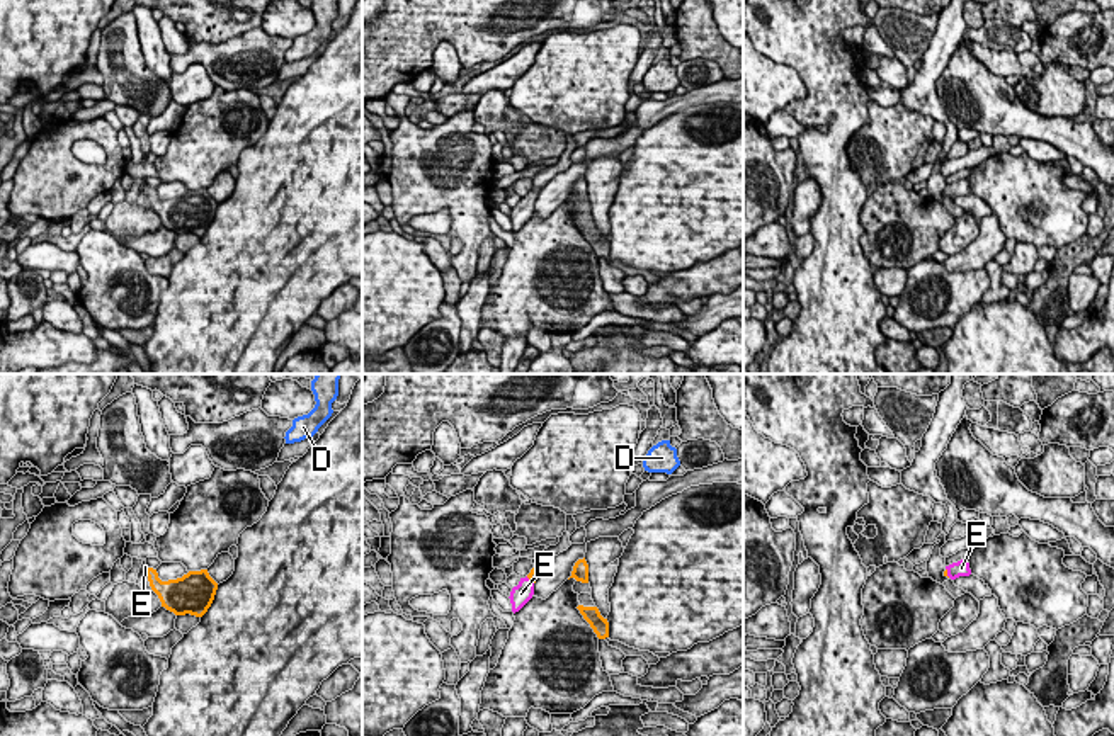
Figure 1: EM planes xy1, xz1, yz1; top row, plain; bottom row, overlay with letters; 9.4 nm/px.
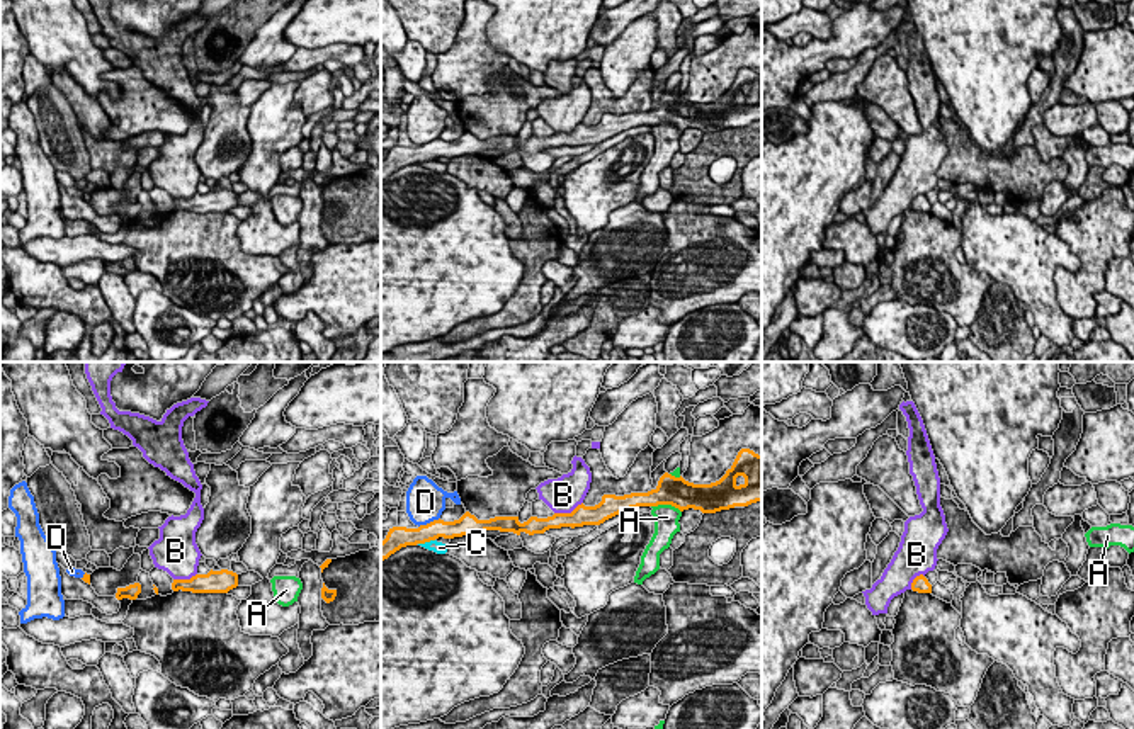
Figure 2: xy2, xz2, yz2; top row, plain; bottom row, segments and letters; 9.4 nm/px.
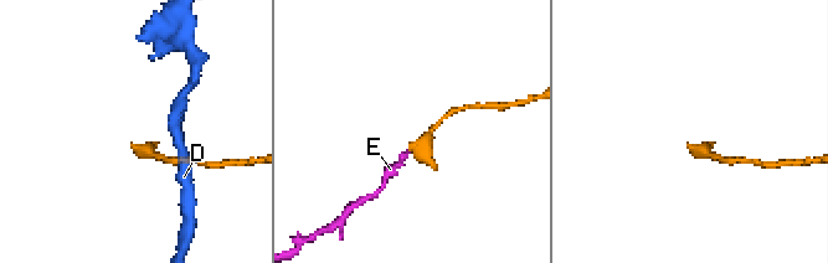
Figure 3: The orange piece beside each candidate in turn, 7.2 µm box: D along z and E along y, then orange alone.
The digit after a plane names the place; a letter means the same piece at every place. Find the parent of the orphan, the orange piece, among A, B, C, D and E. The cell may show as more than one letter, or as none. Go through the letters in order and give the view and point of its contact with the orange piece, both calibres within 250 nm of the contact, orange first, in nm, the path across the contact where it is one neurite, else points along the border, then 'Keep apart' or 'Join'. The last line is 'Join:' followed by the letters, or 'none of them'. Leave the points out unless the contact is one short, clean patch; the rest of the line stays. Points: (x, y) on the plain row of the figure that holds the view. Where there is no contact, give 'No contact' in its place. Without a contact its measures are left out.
A: Touches orange at xz2 (667, 123). Thickness 280 nm (orange) against 240 nm. Keep apart
B: Touches orange at xz2 (568, 133). Thickness 190 nm (orange) against 340 nm. Boundary: xz2 (582, 121), (570, 131), (555, 133). Keep apart
C: Touches orange at xz2 (425, 160). Thickness 190 nm (orange) against 120 nm. Keep apart
D: Touches orange at xz2 (430, 141). Thickness 170 nm (orange) against 380 nm. Keep apart
E: Touches orange at yz1 (946, 192). Thickness 30 nm (orange) against 160 nm. Path across: yz1 (946, 189), (946, 192), (961, 187). Join
Join: E

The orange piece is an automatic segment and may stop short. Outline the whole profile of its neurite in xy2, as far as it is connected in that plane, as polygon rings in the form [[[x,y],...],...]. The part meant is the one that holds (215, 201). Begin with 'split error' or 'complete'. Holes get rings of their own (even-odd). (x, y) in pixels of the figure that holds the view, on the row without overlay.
complete; [[[228,189],[209,190],[207,194],[196,194],[190,199],[173,199],[173,211],[192,212],[228,212],[238,206],[238,194]]]

